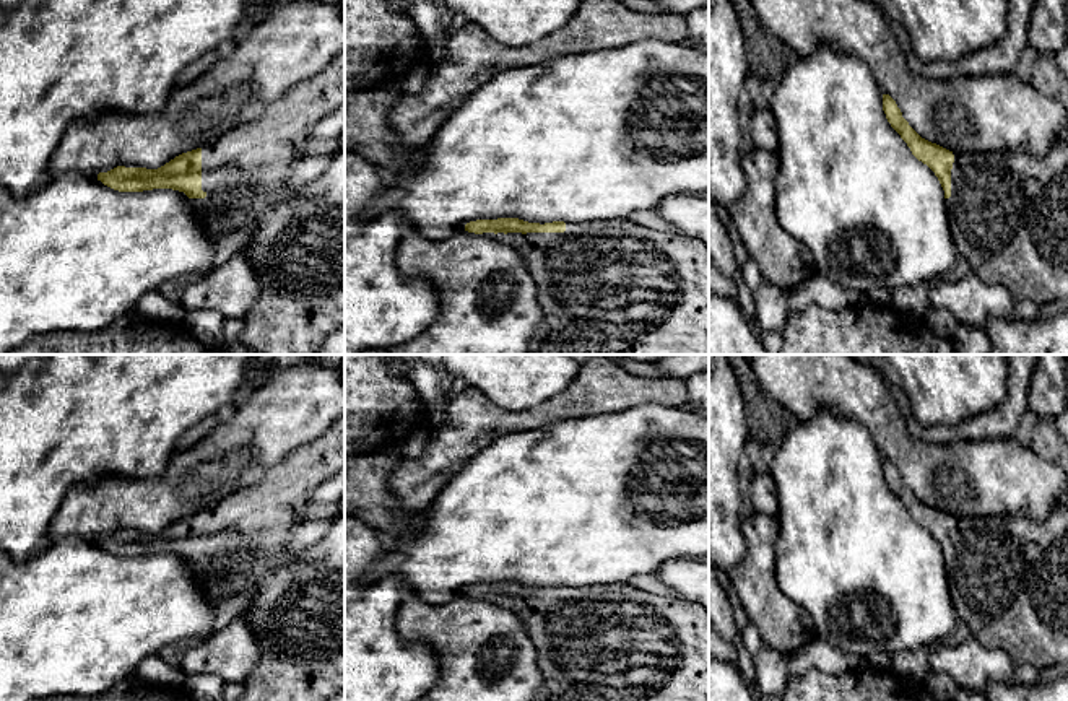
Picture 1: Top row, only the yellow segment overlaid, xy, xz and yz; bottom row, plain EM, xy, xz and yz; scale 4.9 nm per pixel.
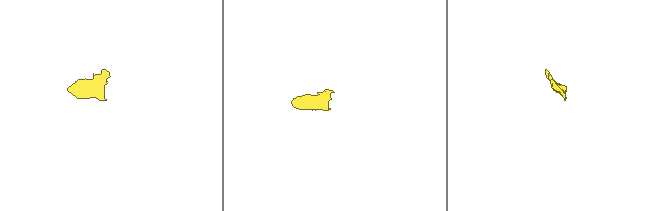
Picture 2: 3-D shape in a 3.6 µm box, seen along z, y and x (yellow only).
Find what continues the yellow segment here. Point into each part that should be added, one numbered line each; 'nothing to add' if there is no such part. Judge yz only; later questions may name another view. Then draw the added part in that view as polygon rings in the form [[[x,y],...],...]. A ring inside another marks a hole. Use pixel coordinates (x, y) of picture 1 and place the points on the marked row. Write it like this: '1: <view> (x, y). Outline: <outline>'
1: yz (1008, 212). Outline: [[[1066,138],[1044,158],[1021,146],[954,155],[951,197],[944,203],[954,244],[975,276],[1003,285],[1014,301],[1047,304],[1068,298]]]

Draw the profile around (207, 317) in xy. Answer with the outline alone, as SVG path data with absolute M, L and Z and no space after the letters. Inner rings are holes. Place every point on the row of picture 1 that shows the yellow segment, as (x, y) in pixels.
M190 311L184 325L205 348L219 350L224 343L223 322L224 317L216 311Z

